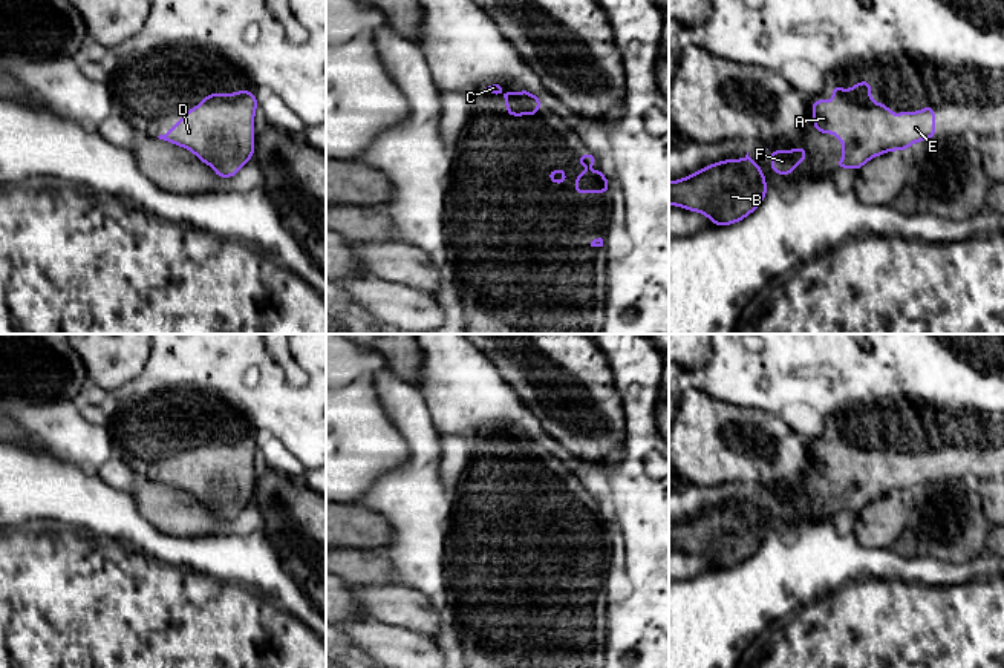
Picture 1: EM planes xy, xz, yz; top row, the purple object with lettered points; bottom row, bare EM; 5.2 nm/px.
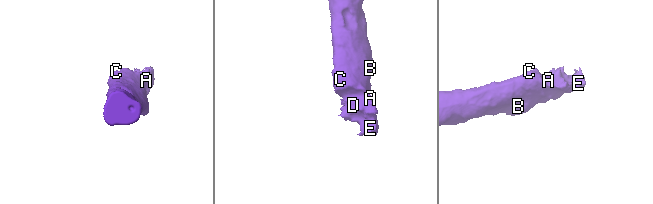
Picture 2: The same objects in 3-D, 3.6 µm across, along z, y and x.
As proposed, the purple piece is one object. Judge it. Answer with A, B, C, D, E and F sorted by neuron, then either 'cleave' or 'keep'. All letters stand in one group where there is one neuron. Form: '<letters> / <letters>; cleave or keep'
A B C D E F; keep

